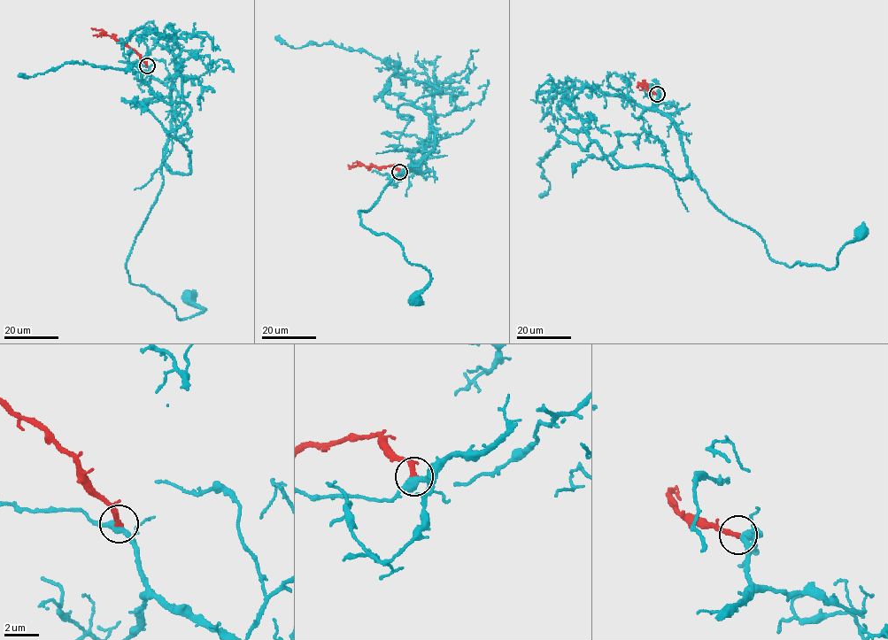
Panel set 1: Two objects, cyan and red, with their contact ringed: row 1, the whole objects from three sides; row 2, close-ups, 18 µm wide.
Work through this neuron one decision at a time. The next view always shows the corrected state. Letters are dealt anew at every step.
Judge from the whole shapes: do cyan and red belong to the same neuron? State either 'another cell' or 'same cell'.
same cell

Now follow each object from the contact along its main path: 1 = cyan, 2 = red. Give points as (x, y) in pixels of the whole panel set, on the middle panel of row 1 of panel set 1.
1: (399, 172), (421, 162), (420, 173), (406, 168), (359, 215), (430, 274), (416, 299)
2: (399, 172), (394, 165), (380, 167), (360, 164), (347, 165)

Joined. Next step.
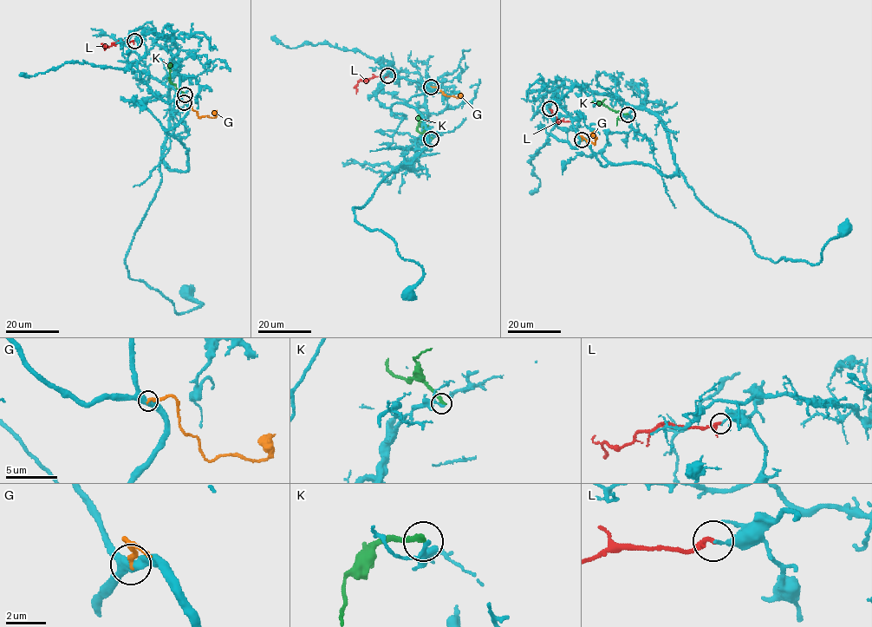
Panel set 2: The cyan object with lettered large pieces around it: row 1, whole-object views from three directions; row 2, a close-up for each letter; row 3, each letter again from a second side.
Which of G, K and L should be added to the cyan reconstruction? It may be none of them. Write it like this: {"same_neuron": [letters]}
{"same_neuron": []}

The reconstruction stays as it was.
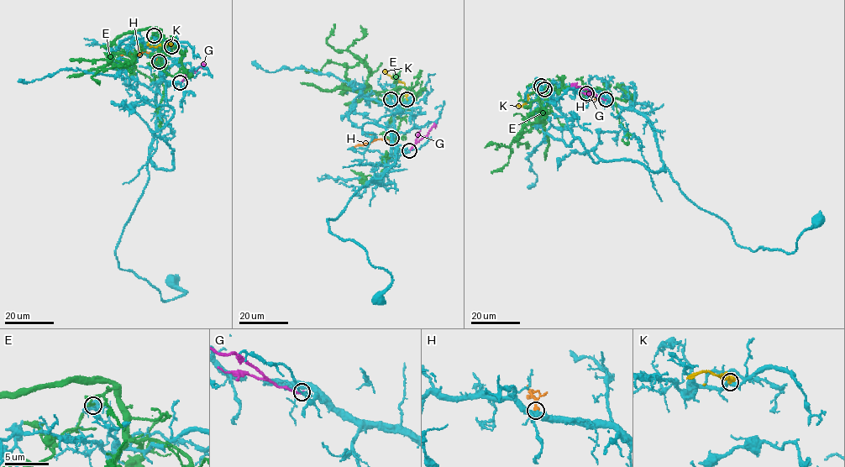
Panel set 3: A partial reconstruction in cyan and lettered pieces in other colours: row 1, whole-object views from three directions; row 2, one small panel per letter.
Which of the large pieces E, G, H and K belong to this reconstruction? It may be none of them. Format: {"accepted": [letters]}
{"accepted": ["H"]}

